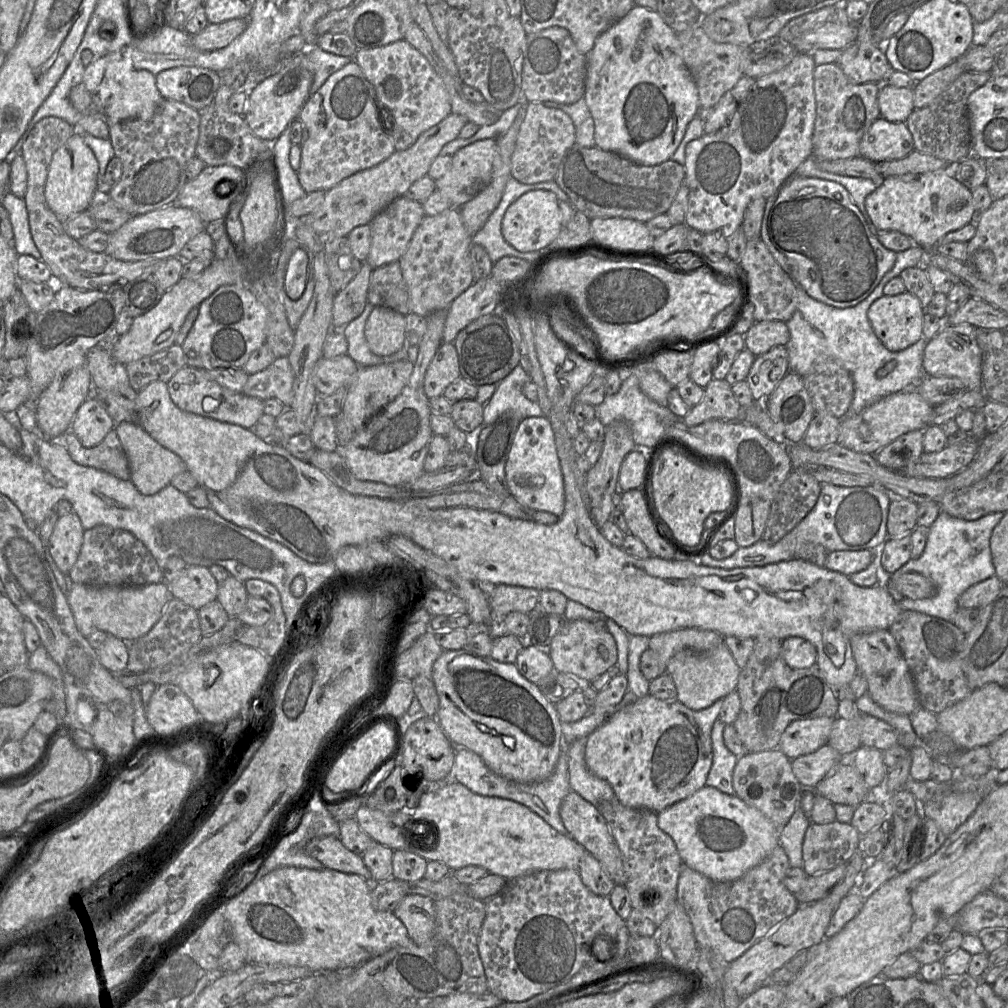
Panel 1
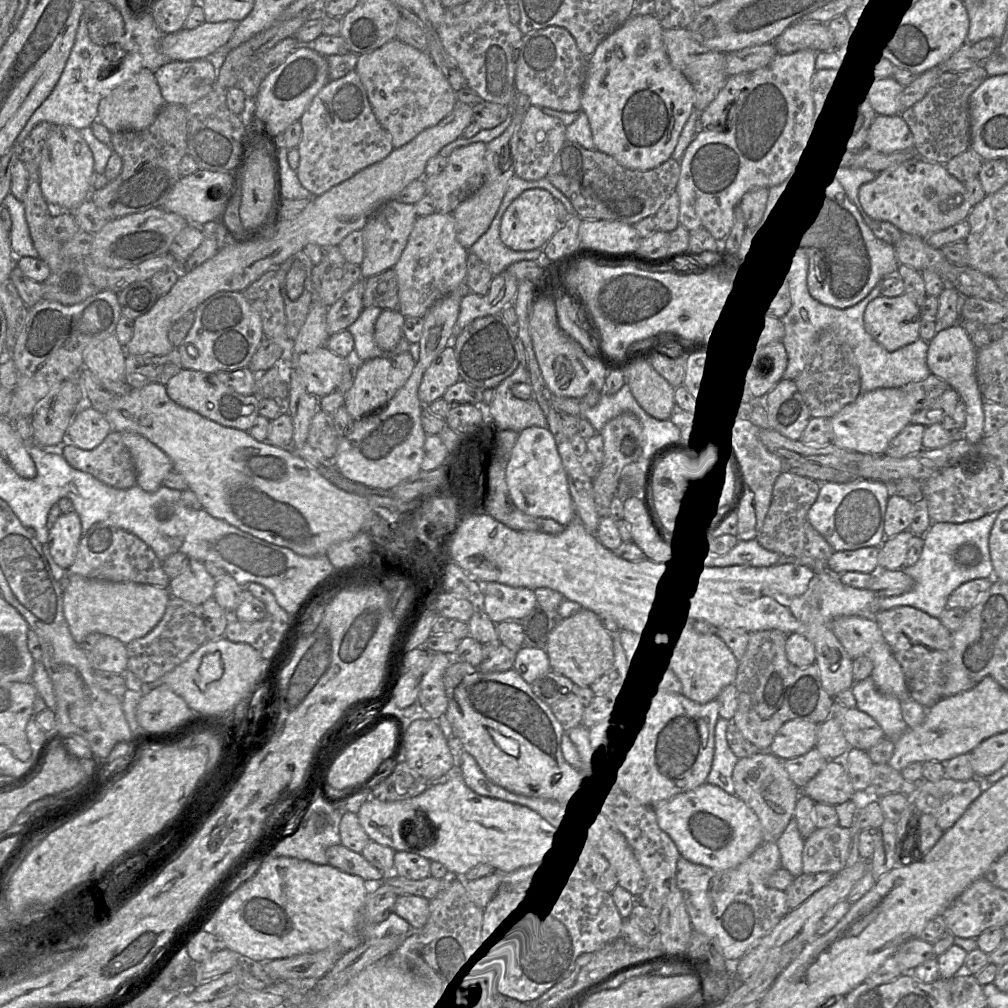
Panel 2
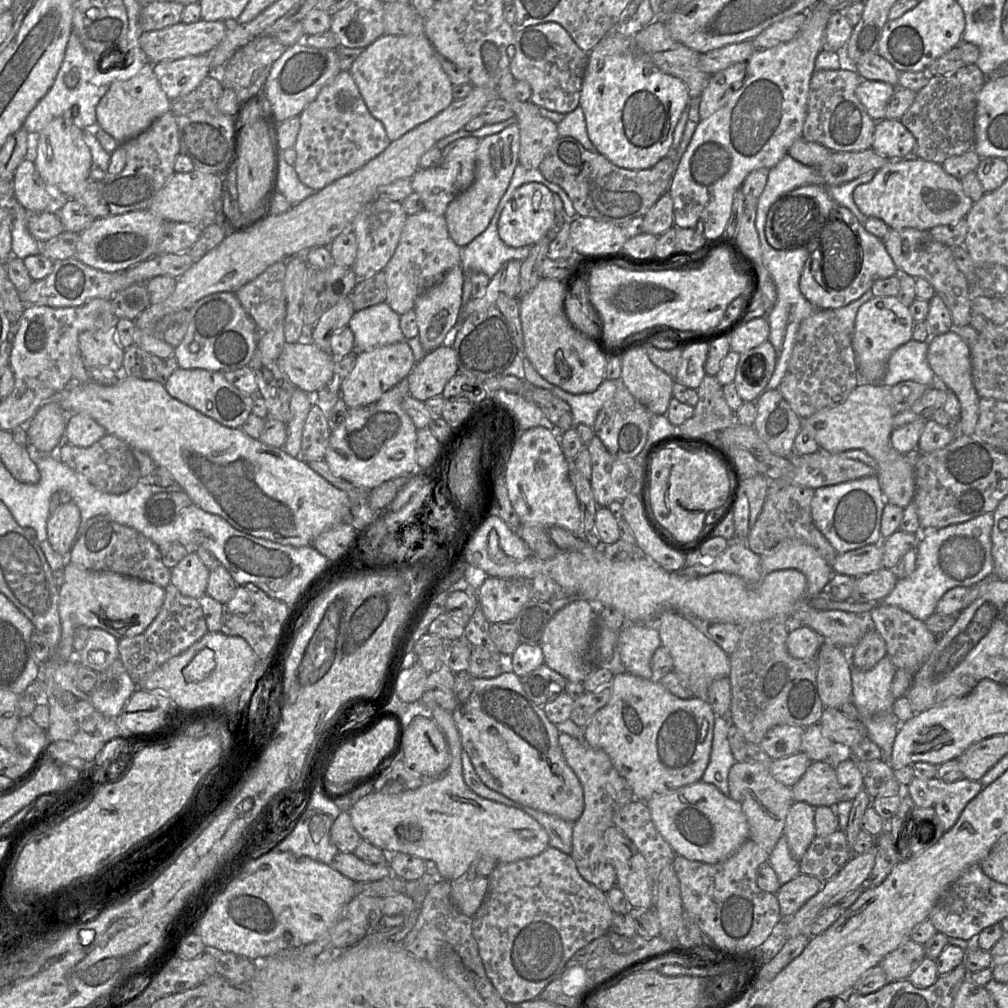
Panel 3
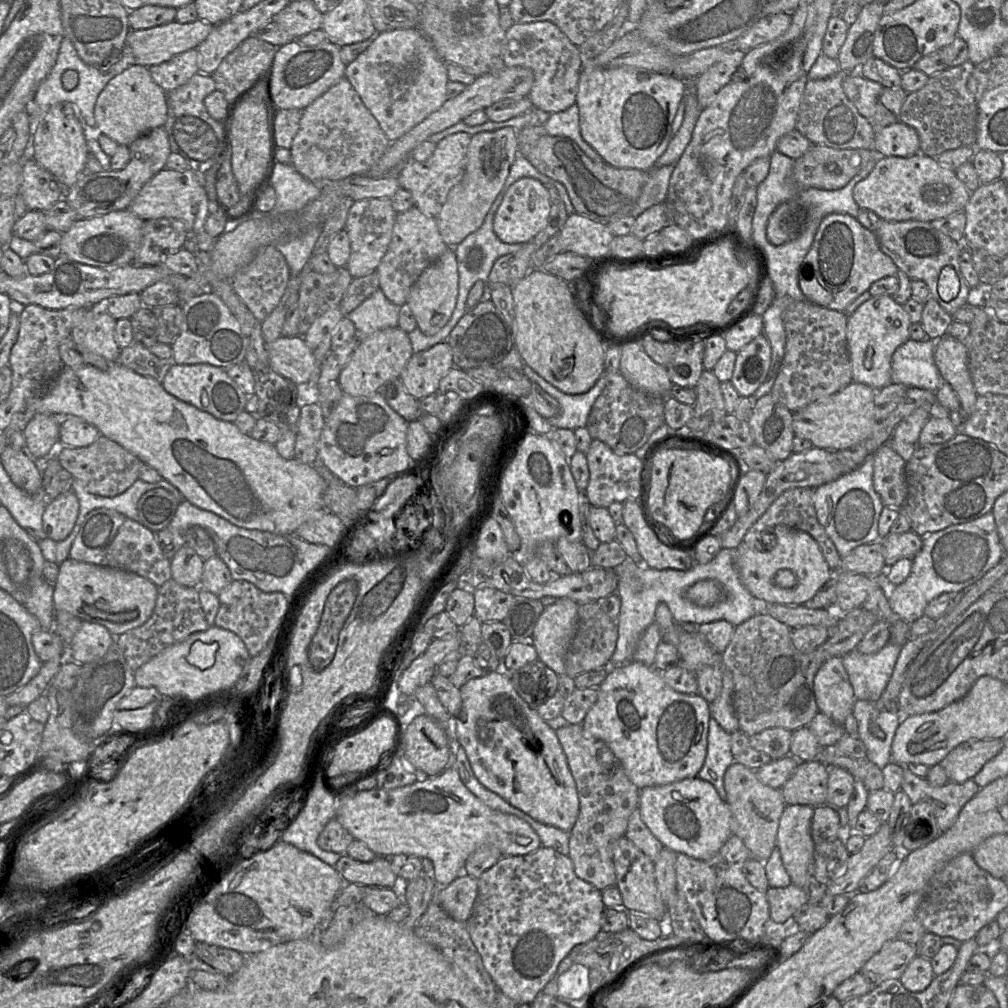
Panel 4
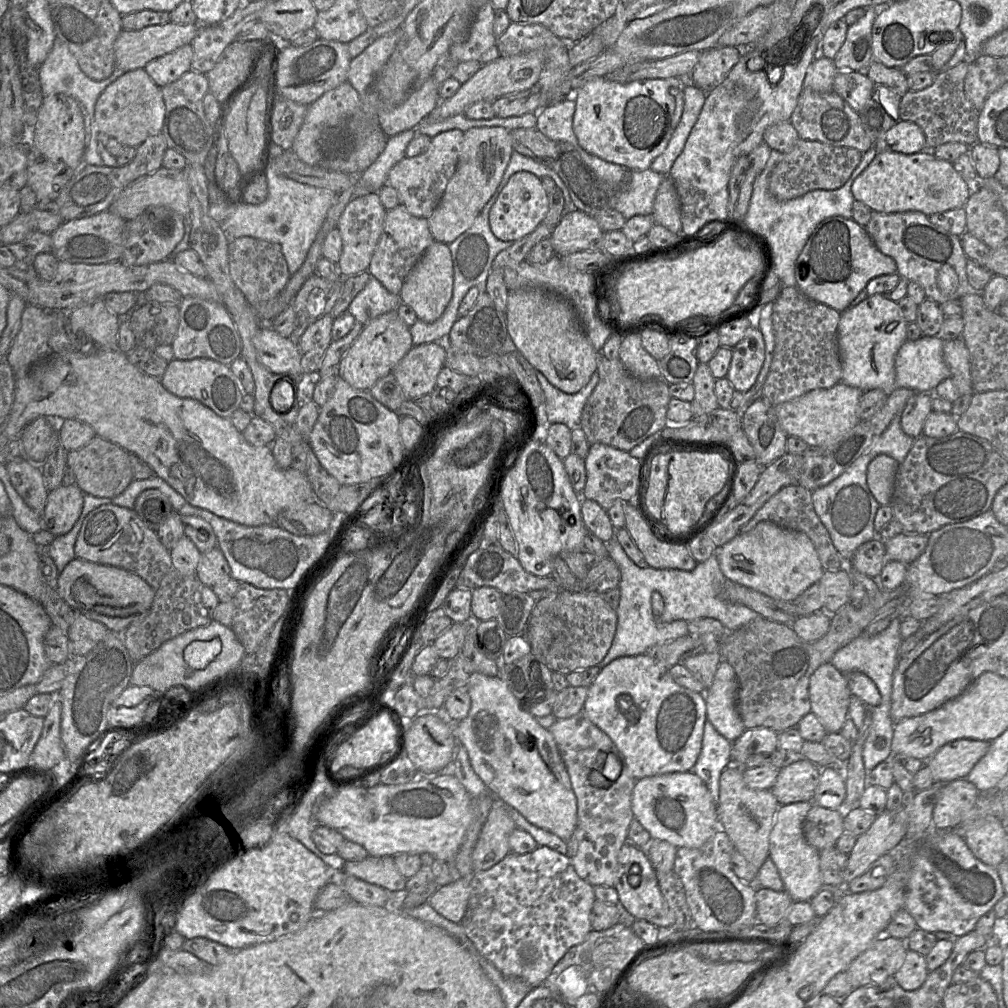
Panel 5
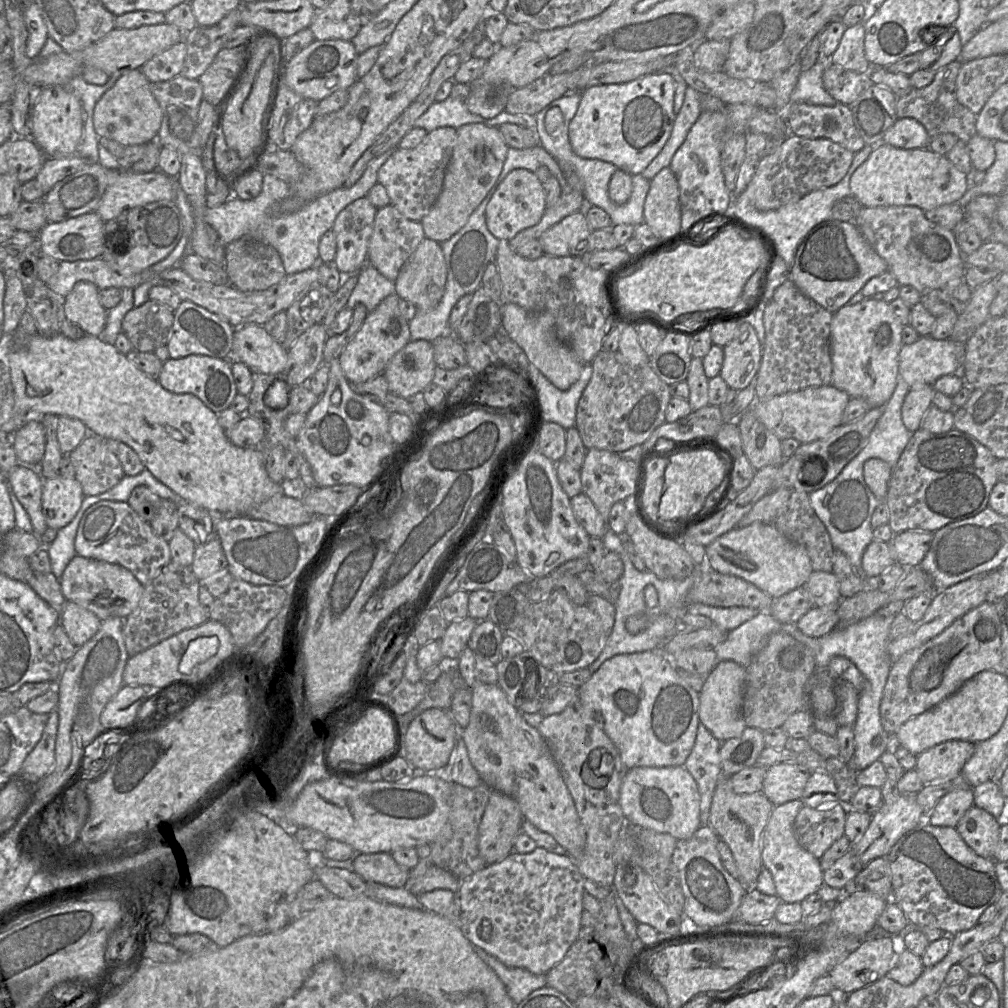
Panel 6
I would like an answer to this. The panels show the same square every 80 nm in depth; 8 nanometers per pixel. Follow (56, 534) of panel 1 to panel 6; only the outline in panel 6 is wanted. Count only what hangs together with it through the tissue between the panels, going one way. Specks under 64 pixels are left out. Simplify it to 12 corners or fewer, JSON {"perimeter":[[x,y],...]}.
{"perimeter":[[76,478],[43,479],[42,511],[60,530],[79,511],[84,494]]}

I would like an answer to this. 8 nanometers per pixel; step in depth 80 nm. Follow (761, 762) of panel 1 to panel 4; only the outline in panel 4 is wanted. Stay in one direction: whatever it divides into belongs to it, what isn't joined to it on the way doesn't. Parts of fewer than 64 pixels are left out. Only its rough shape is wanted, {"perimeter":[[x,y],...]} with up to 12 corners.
{"perimeter":[[737,762],[724,774],[732,834],[765,862],[786,807]]}

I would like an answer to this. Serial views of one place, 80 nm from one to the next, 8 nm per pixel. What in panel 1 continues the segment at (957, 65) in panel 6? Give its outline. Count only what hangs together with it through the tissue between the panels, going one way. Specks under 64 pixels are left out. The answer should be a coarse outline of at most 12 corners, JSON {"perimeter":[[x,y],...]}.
{"perimeter":[[965,71],[905,121],[914,150],[973,155],[967,101],[990,78]]}

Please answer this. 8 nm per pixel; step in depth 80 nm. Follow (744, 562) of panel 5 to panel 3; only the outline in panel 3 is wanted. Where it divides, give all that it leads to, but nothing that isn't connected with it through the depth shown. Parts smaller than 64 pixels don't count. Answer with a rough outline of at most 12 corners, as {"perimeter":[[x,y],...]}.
{"perimeter":[[786,539],[762,555],[763,576],[784,569],[806,577],[806,598],[834,574],[814,547]]}

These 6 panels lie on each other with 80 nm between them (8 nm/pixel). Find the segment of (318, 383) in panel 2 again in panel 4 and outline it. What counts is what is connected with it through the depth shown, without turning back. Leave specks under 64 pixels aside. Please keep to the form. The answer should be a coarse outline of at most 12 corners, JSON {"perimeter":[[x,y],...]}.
{"perimeter":[[302,336],[266,344],[271,368],[295,384],[316,381],[320,363]]}

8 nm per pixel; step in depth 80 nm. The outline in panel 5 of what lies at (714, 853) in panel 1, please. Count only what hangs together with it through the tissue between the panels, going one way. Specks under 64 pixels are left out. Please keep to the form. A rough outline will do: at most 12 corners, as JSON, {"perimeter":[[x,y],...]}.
{"perimeter":[[691,771],[637,780],[632,811],[652,838],[699,848],[720,830]]}

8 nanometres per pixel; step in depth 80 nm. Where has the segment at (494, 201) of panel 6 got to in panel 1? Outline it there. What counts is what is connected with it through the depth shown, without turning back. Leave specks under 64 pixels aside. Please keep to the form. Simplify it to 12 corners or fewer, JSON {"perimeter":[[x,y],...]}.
{"perimeter":[[531,190],[501,231],[520,252],[543,250],[563,226],[557,195]]}

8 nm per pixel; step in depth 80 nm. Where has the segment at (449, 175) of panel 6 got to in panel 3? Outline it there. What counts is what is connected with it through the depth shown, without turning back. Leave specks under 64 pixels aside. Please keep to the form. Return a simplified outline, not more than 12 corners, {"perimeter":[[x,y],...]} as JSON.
{"perimeter":[[518,123],[479,140],[444,214],[460,248],[487,229],[518,164]]}

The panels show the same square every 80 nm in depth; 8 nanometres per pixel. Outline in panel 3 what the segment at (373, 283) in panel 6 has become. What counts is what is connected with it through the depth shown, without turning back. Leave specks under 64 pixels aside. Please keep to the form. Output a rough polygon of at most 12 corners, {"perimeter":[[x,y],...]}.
{"perimeter":[[386,302],[354,313],[355,352],[406,341]]}

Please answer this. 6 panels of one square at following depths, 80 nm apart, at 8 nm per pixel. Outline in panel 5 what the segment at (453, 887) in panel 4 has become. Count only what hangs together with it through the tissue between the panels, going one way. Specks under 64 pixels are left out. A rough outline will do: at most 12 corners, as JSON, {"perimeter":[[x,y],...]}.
{"perimeter":[[469,879],[439,887],[427,903],[459,924],[470,897]]}

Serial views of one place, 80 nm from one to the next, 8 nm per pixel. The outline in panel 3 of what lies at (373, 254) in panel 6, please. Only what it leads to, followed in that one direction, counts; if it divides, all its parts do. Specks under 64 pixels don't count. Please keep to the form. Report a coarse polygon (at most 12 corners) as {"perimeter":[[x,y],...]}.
{"perimeter":[[409,215],[384,268],[400,316],[461,265],[444,216]]}

